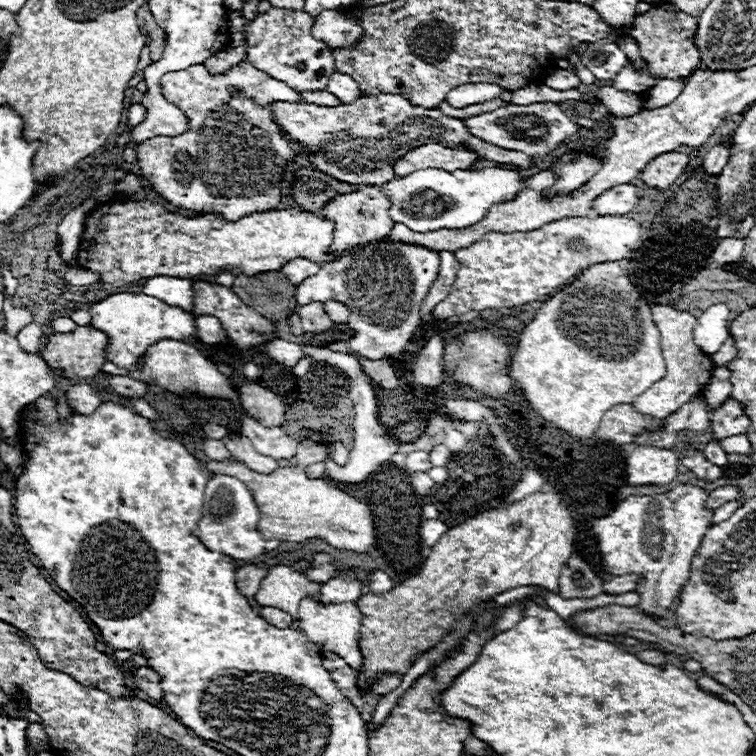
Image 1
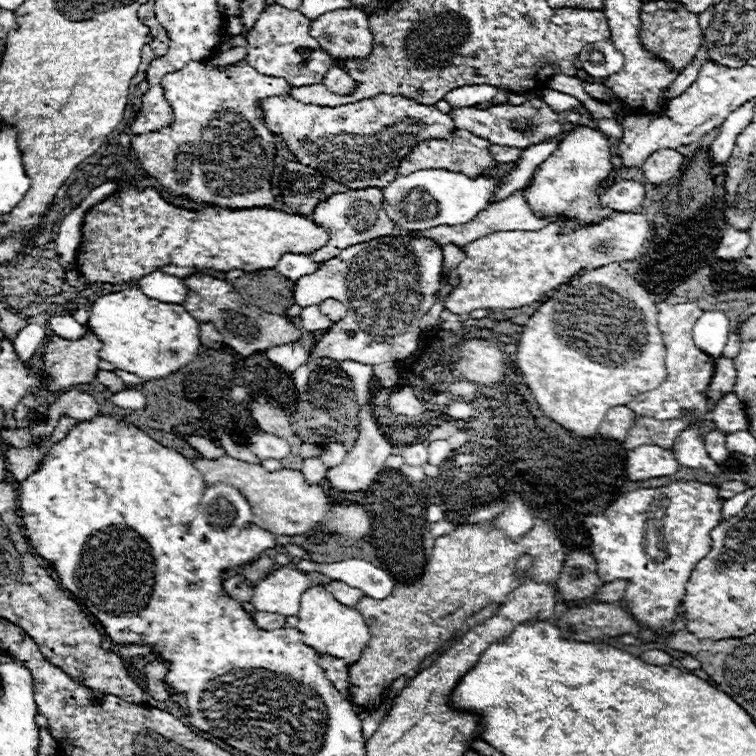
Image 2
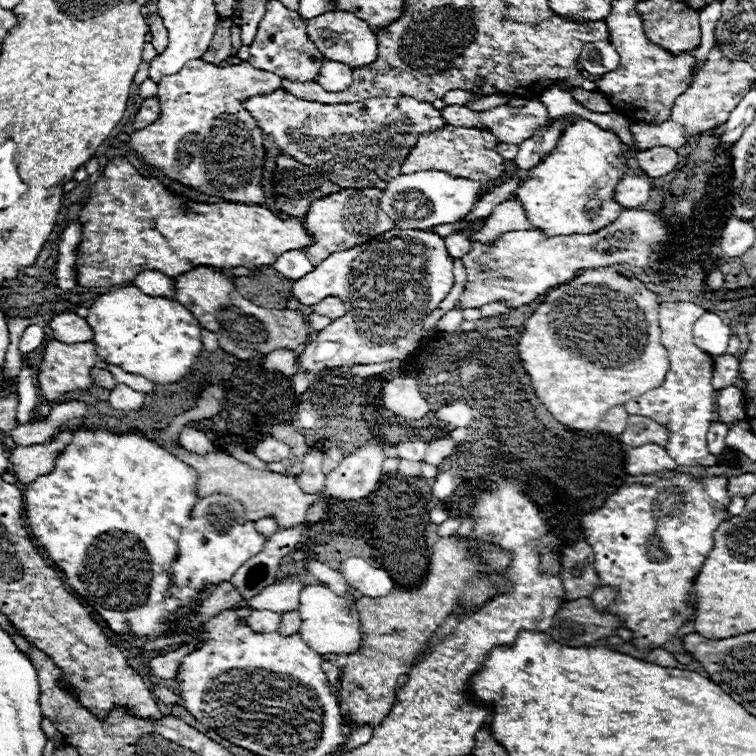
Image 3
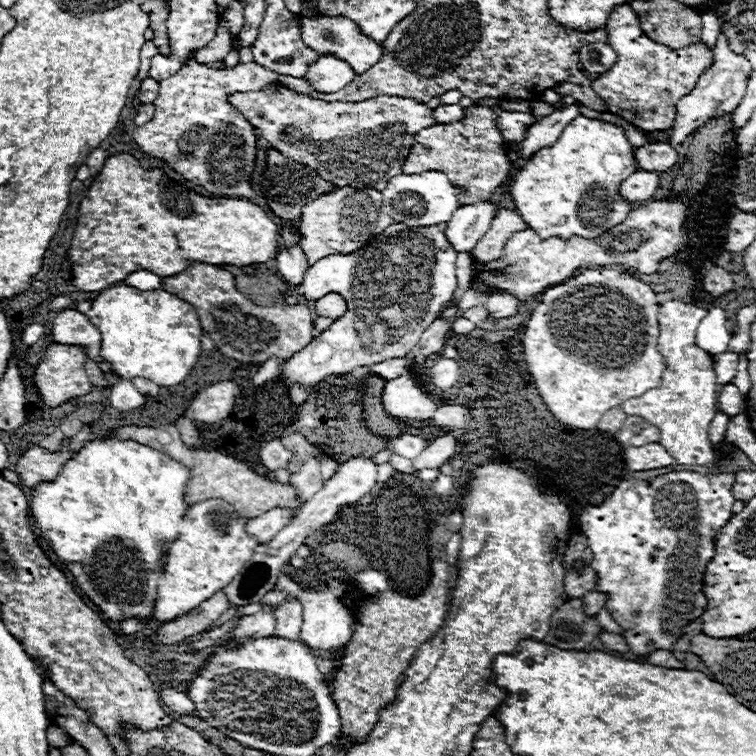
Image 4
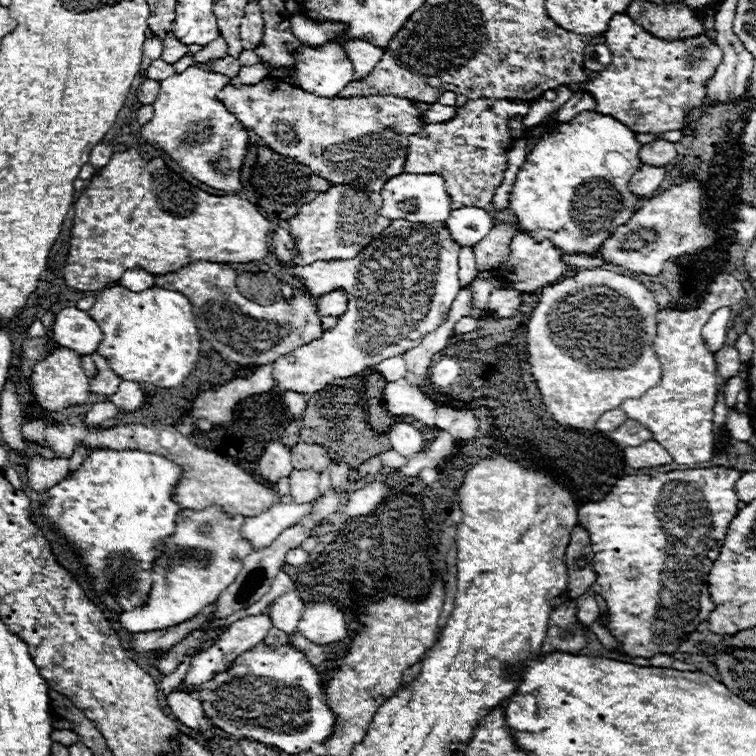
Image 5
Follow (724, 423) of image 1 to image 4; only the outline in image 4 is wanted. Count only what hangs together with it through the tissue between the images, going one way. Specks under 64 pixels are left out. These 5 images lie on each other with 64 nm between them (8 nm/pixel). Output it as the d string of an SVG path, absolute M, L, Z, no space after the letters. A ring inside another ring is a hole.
M734 384L722 386L720 398L718 398L718 408L722 412L726 412L728 416L736 416L736 414L744 412L744 400L742 400L742 396Z

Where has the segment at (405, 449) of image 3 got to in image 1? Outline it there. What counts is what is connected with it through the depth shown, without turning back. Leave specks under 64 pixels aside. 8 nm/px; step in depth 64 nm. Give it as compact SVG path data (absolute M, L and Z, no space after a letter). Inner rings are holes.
M414 450L406 456L406 470L408 472L418 472L418 470L428 470L430 468L430 458L428 452L424 450Z

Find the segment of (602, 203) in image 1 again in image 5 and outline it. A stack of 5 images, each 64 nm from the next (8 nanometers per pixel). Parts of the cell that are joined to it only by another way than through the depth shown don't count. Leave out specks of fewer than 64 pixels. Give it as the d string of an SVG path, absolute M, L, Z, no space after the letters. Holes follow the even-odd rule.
M644 164L634 178L630 178L630 190L642 198L648 198L652 192L656 192L666 176L666 166L648 166Z

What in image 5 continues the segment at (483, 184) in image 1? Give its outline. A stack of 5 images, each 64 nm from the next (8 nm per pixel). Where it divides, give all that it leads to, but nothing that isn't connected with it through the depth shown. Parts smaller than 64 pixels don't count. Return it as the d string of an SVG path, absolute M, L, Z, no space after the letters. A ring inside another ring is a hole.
M398 174L390 178L380 190L382 208L380 214L392 220L410 222L446 222L450 216L450 198L444 190L444 180L438 174Z

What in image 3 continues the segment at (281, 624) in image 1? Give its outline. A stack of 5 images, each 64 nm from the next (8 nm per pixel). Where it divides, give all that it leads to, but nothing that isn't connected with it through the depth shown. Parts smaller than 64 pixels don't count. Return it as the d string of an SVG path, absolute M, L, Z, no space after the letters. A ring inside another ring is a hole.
M254 610L246 620L244 620L254 632L258 634L268 634L276 632L280 624L280 614L270 612L270 610Z

